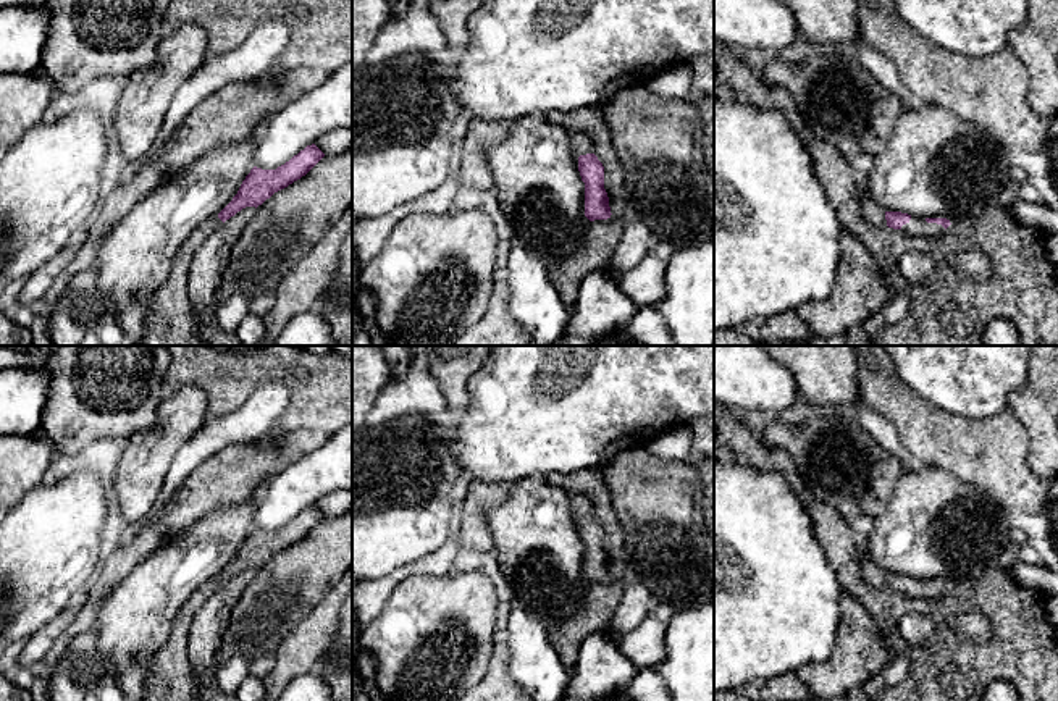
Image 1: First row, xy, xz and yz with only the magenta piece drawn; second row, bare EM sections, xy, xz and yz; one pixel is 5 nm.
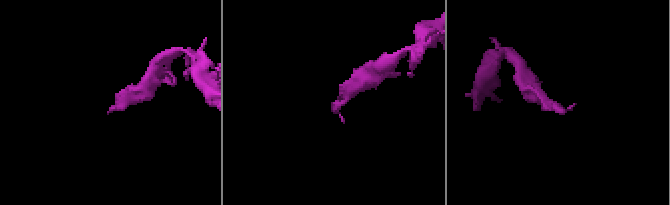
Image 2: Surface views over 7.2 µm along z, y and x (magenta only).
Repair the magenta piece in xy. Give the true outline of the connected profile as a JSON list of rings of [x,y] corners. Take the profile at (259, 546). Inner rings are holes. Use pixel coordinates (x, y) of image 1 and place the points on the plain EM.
[[[312,506],[276,531],[257,528],[250,531],[233,562],[216,578],[200,586],[178,611],[168,640],[144,664],[142,701],[199,701],[197,682],[187,657],[187,635],[194,614],[226,581],[246,569],[257,570],[275,554],[305,538],[323,518],[325,515]]]

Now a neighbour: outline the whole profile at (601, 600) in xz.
[[[583,468],[573,473],[549,473],[546,483],[572,494],[583,494],[593,506],[593,514],[604,528],[604,551],[609,559],[611,578],[594,581],[586,591],[583,607],[572,617],[549,625],[549,638],[554,643],[564,667],[572,674],[583,641],[593,633],[606,633],[612,623],[612,614],[623,594],[625,580],[632,575],[623,551],[623,531],[614,515],[611,496],[602,480],[601,468]]]

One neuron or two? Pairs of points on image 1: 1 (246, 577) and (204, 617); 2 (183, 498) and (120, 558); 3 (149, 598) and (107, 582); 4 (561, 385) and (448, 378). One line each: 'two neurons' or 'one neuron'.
1: one neuron
2: one neuron
3: two neurons
4: two neurons

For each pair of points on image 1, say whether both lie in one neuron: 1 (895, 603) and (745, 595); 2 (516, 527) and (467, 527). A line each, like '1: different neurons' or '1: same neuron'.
1: different neurons
2: different neurons

